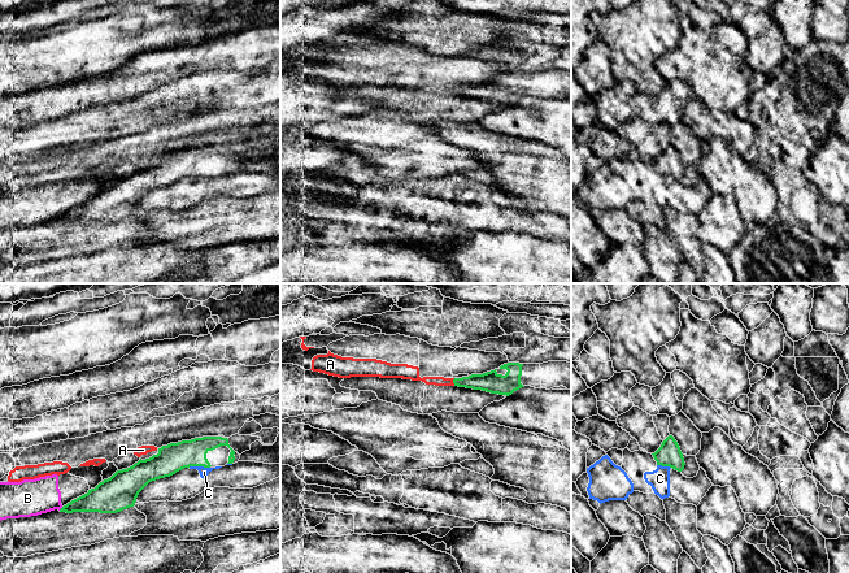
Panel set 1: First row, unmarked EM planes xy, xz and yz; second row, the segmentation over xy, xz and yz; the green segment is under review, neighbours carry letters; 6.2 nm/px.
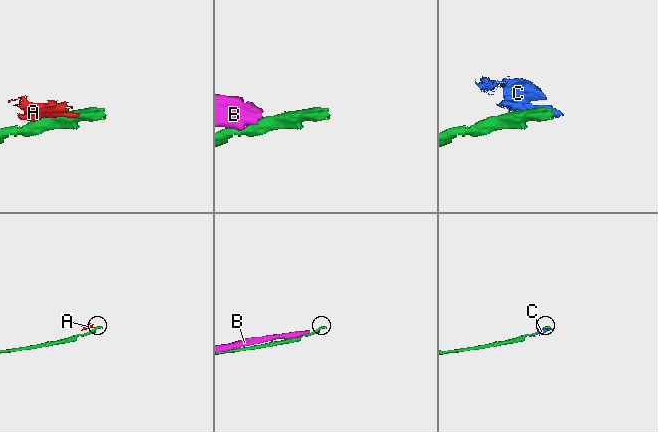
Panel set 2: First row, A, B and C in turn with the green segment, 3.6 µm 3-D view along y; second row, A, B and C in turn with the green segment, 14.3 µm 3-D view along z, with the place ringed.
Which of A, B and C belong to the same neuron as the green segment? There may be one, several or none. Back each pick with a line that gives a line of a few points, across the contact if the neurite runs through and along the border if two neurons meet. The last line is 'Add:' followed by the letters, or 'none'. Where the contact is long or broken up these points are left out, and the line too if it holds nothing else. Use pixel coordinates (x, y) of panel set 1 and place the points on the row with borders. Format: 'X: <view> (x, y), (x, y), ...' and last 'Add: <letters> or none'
Add: none

